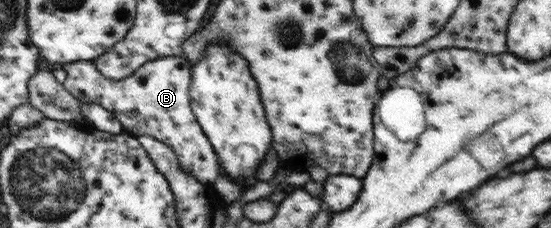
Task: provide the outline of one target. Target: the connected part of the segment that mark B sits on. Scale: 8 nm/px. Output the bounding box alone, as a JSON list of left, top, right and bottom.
[64,55,225,187]

